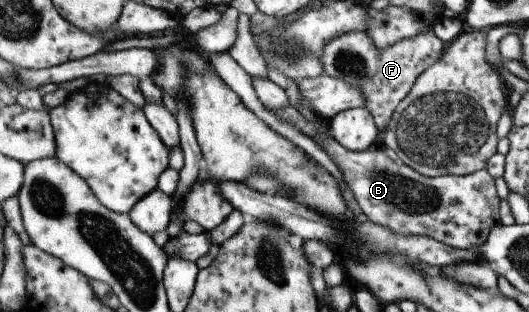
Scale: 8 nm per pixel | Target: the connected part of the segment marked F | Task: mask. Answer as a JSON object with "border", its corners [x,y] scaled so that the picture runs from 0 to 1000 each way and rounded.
{"border":[[[819,87],[805,109],[756,128],[726,160],[711,154],[707,128],[696,106],[658,103],[635,128],[624,128],[612,147],[612,173],[605,179],[605,192],[612,205],[612,228],[624,244],[652,256],[662,276],[688,295],[690,343],[703,372],[711,372],[711,410],[724,433],[756,330],[775,301],[800,231],[839,179],[845,144],[836,122],[824,115]]]}

